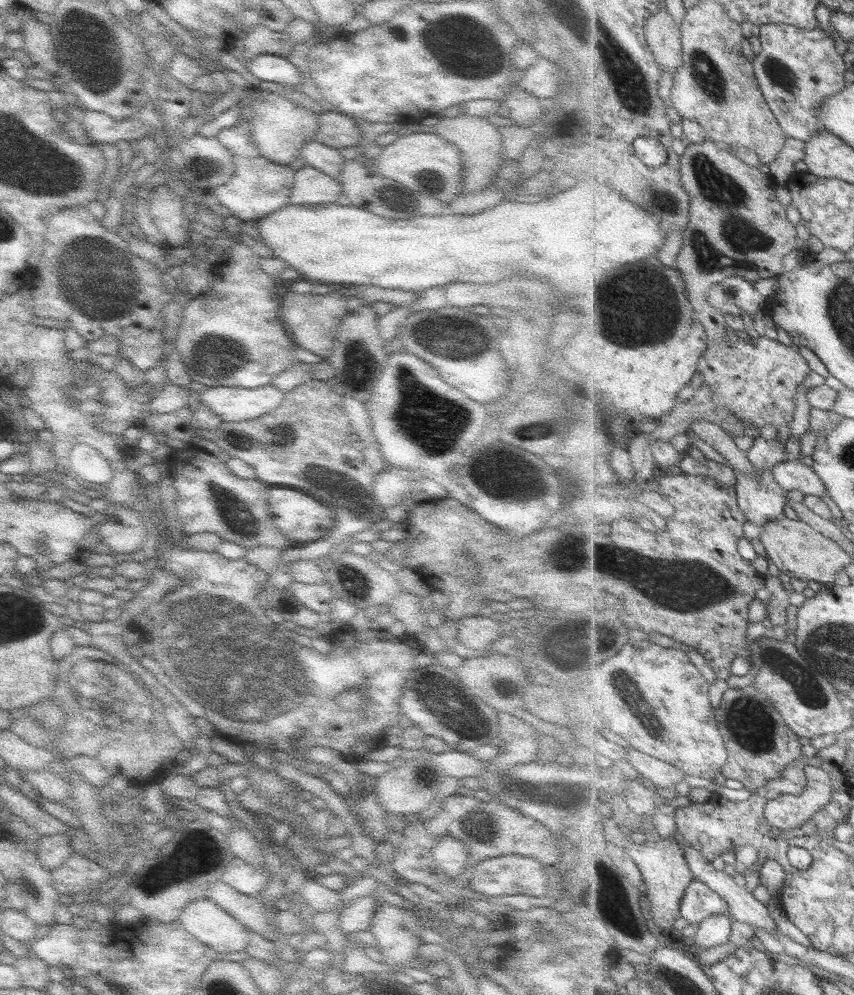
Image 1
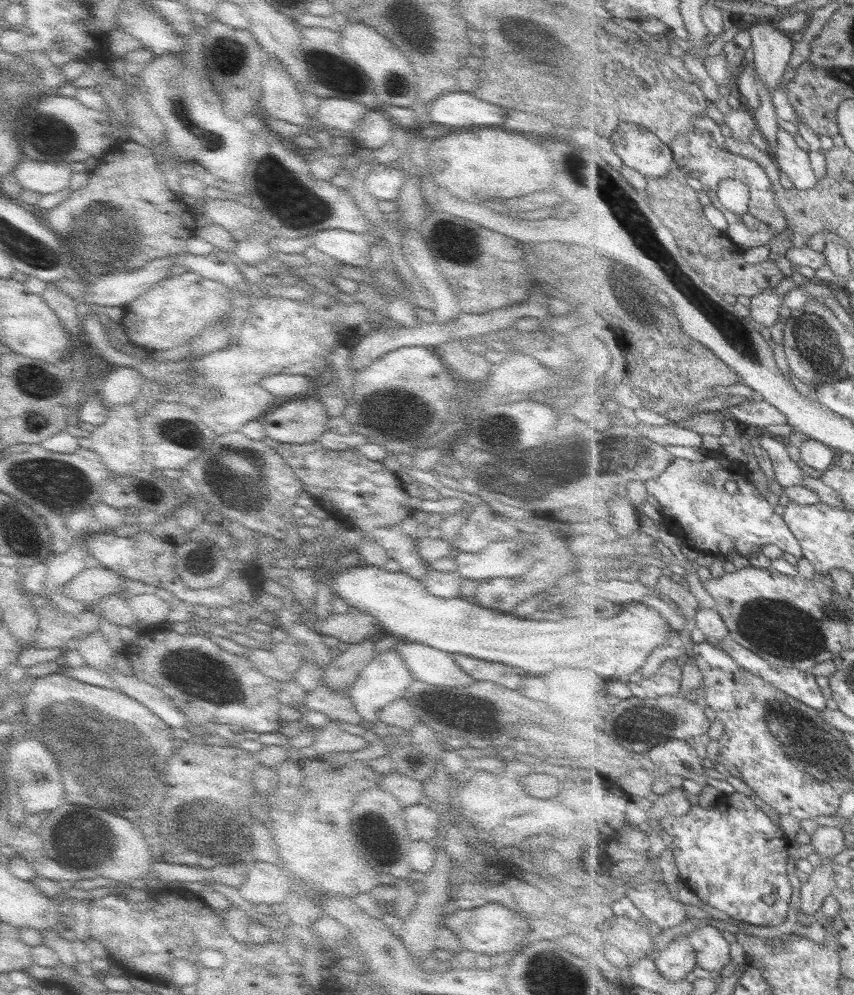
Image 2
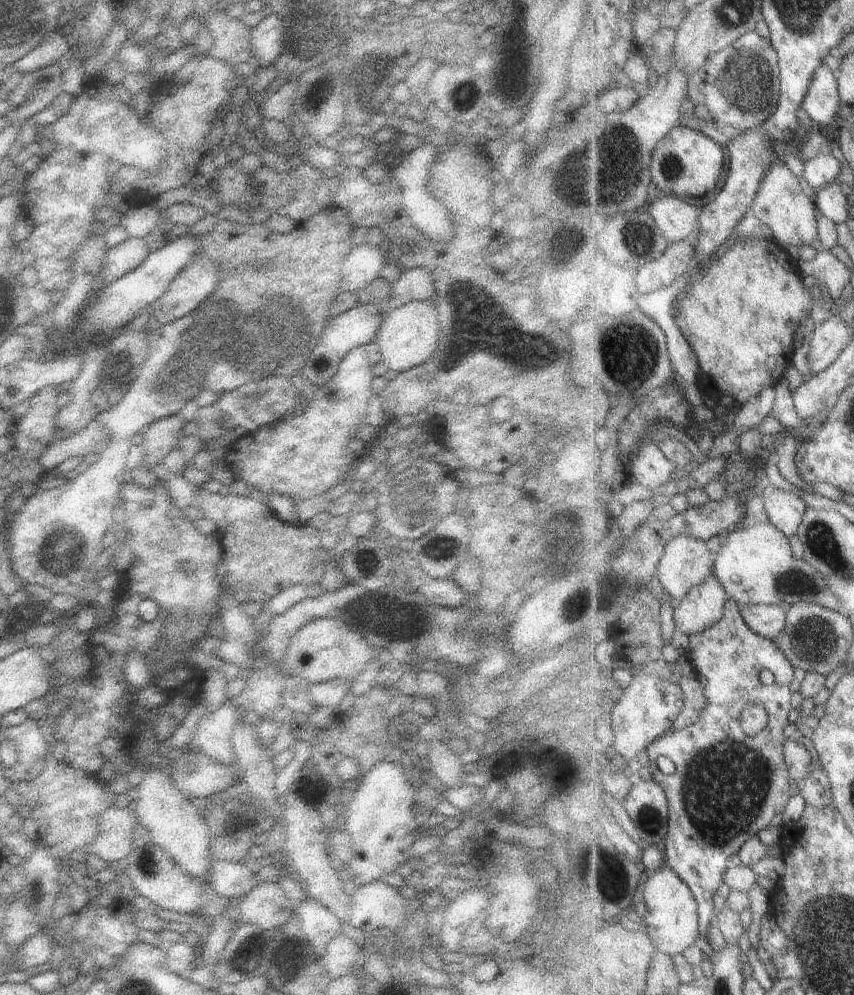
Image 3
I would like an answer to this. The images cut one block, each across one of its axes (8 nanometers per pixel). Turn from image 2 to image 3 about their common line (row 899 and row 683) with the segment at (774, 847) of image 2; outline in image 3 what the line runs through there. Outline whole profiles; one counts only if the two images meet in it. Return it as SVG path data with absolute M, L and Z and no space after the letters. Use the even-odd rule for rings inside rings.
M735 600L727 601L725 614L723 614L723 618L721 618L719 622L712 624L711 628L707 628L707 630L703 630L703 632L699 632L699 634L688 636L688 641L689 650L687 657L697 669L697 674L699 674L698 681L702 684L702 686L705 686L704 695L705 698L707 698L707 705L705 708L702 708L695 723L683 728L683 730L672 730L670 733L657 738L653 744L650 744L650 762L647 765L651 770L653 780L656 780L661 786L664 786L665 792L668 795L669 832L668 837L665 840L666 849L664 852L664 855L666 856L666 864L677 872L679 878L684 879L685 884L687 884L687 886L689 886L689 888L693 891L693 894L696 895L699 906L701 927L701 937L698 944L700 944L706 952L710 949L706 933L711 925L715 925L713 894L716 894L717 888L725 882L725 874L728 873L728 867L731 865L731 856L736 854L745 842L751 840L753 837L757 837L760 830L767 828L767 826L771 824L771 820L773 820L777 814L781 814L781 812L785 810L785 806L789 804L789 800L791 800L791 796L794 793L792 775L788 769L787 756L784 754L784 745L787 743L784 730L790 723L789 712L791 712L791 684L793 684L795 668L793 663L789 662L789 659L785 656L785 651L781 650L781 648L777 646L777 643L773 642L773 639L757 634L757 632L745 622L745 619L740 611L740 605L735 602ZM763 670L769 670L774 675L774 682L772 684L765 685L761 682L761 672L763 672ZM752 704L761 704L763 708L767 709L767 712L769 713L769 722L767 722L767 726L765 726L761 732L758 732L757 735L750 736L747 732L745 732L744 727L741 726L740 718L741 714L744 713L745 708L747 708L747 706L751 706ZM659 758L669 758L674 764L674 772L671 772L671 774L663 774L663 772L661 772L661 768L659 768Z

